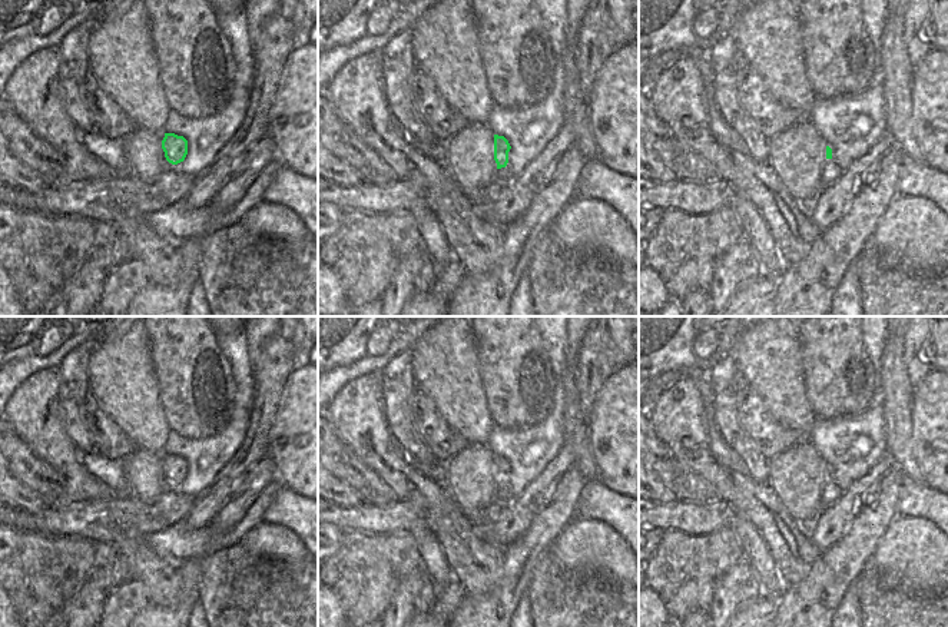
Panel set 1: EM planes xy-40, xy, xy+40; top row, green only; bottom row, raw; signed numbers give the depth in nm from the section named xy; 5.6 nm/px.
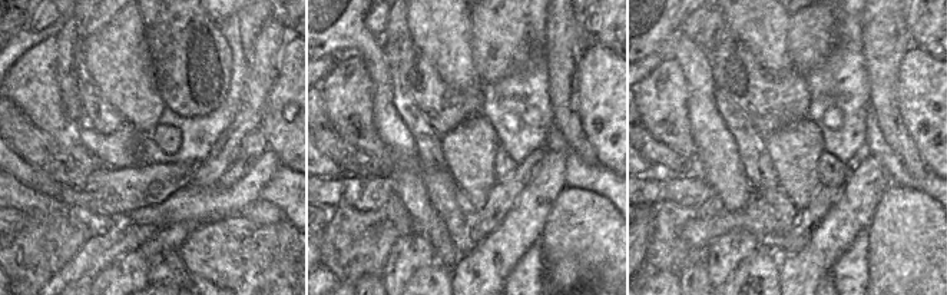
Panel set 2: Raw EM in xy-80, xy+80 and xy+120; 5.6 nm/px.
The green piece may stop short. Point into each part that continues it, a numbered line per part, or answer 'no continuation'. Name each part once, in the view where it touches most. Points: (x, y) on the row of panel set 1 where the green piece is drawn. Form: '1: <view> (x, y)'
1: xy (503, 173)

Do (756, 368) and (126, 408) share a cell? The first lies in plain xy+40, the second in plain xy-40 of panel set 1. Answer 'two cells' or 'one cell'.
one cell

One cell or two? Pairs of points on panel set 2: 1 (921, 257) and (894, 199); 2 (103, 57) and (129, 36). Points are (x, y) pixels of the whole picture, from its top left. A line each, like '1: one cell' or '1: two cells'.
1: one cell
2: one cell

